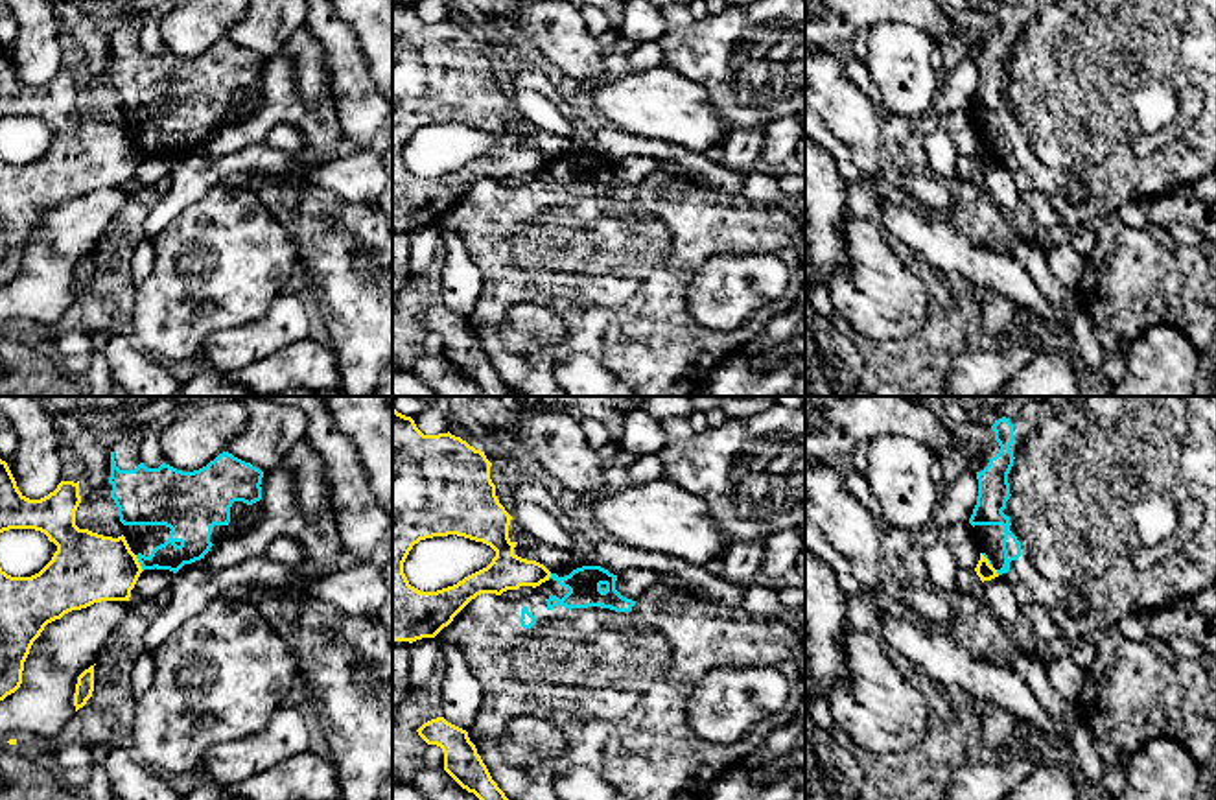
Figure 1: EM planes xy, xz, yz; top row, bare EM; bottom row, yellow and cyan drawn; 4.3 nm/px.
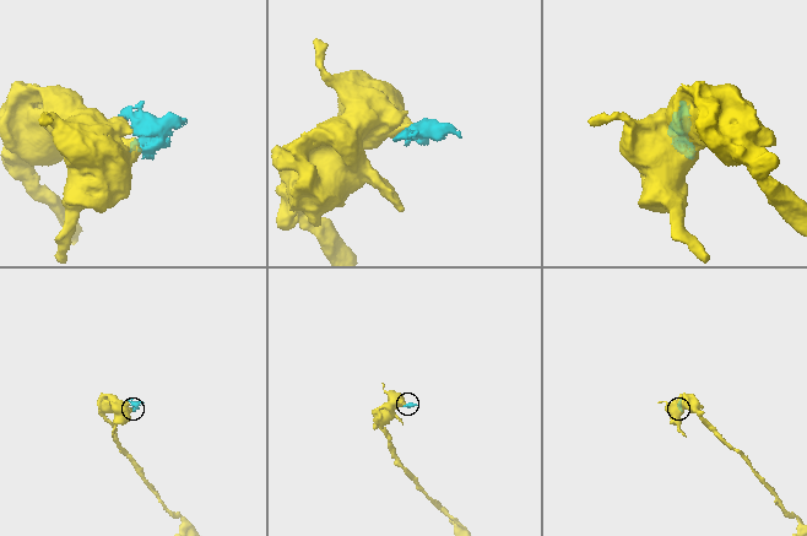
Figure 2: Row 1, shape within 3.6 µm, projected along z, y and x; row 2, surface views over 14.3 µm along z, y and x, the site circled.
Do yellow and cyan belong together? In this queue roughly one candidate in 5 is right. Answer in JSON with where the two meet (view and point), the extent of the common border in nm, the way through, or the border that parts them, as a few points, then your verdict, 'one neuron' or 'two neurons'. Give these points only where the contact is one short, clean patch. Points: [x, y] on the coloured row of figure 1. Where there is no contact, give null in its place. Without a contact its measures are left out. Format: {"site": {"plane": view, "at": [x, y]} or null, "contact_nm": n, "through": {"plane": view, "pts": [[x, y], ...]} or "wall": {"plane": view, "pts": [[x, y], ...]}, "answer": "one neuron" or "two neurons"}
{"site": {"plane": "xy", "at": [139, 563]}, "contact_nm": 80, "wall": {"plane": "xy", "pts": [[135, 555], [142, 570]]}, "answer": "two neurons"}

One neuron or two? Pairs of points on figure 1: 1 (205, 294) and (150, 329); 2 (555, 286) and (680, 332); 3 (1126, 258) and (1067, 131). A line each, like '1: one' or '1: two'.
1: one
2: one
3: two

